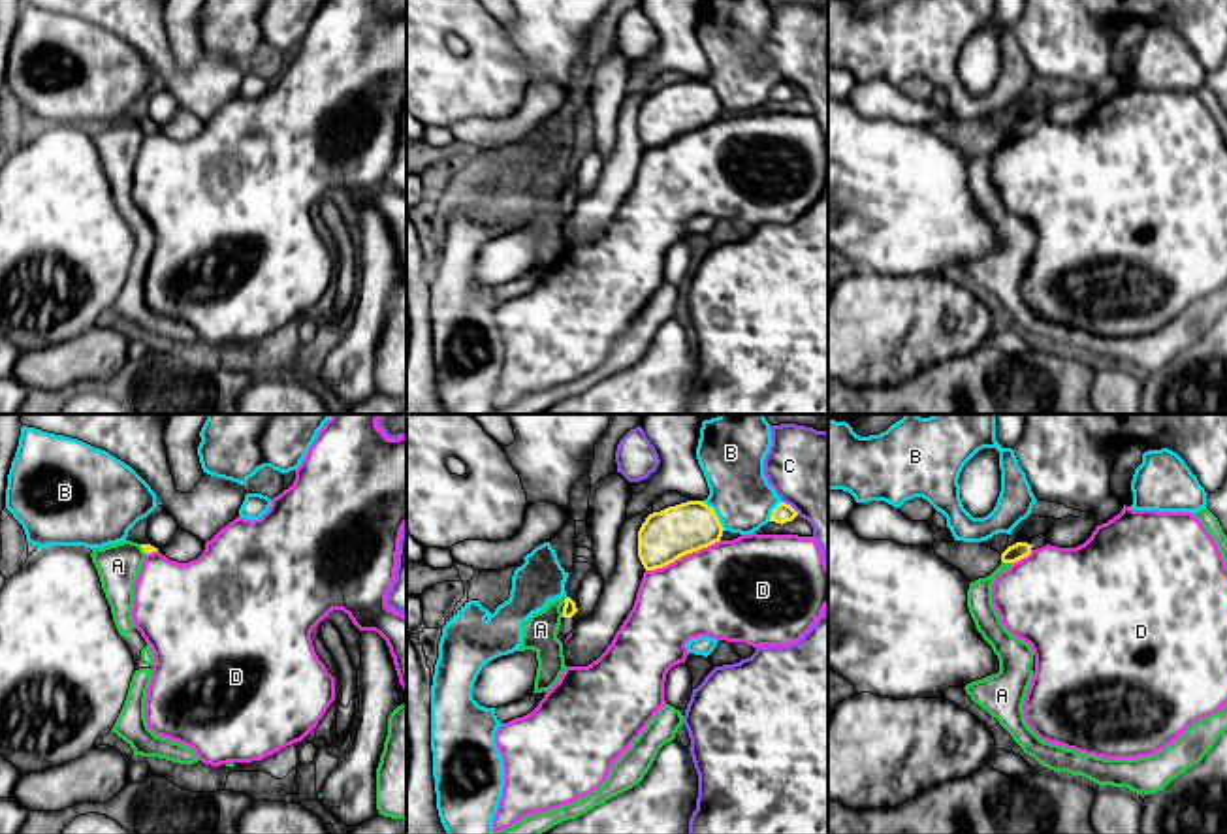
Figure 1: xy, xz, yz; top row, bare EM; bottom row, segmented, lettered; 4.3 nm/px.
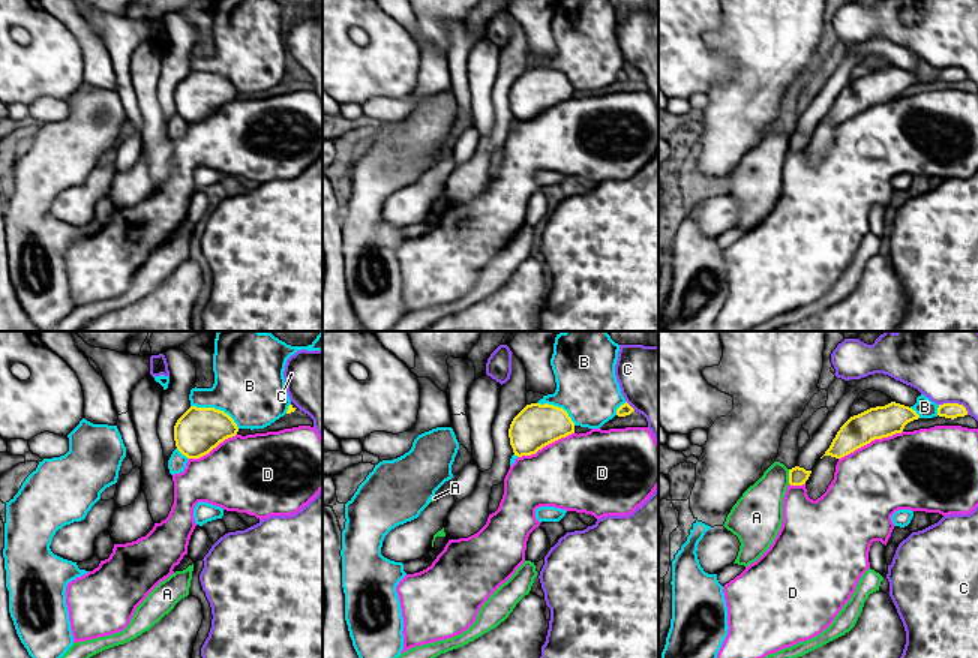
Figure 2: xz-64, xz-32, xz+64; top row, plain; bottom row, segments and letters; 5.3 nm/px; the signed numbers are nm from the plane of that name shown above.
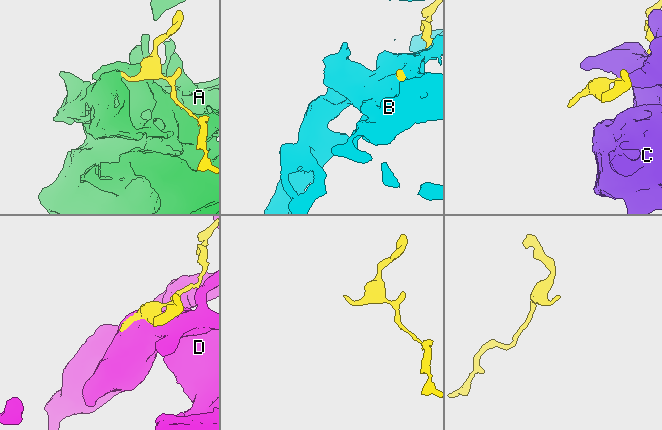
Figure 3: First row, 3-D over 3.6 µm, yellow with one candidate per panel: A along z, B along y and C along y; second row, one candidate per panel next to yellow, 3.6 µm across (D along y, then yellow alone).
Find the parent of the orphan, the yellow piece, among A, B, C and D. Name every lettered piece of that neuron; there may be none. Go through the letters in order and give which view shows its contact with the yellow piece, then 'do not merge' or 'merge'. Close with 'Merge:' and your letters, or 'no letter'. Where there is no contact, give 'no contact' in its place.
A: yz | do not merge
B: xz | do not merge
C: xz | do not merge
D: xz | do not merge
Merge: no letter

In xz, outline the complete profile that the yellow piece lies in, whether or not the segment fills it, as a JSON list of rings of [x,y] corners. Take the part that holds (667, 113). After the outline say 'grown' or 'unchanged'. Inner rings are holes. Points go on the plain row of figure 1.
[[[687,79],[653,90],[638,109],[638,136],[645,149],[662,147],[676,137],[721,119],[723,104],[711,85]]]; unchanged

